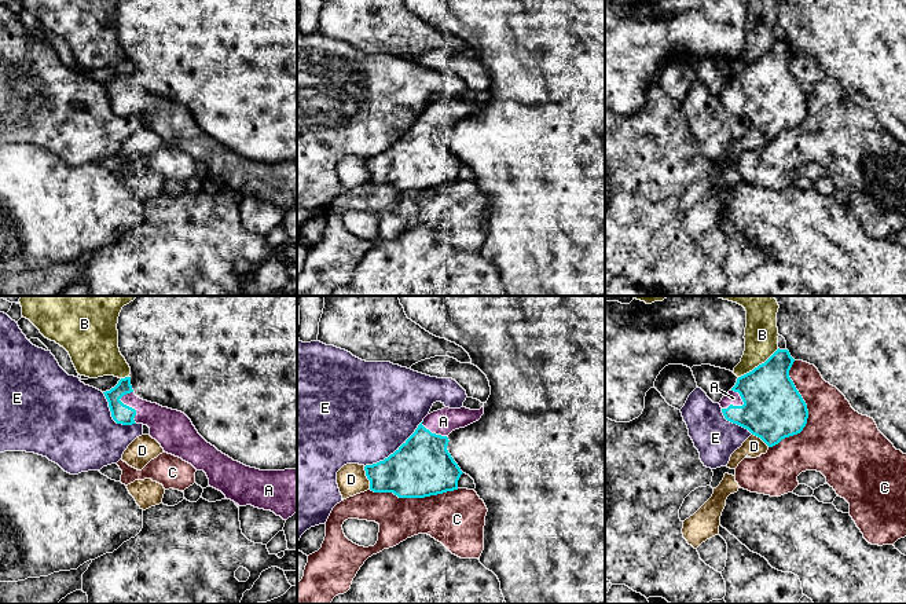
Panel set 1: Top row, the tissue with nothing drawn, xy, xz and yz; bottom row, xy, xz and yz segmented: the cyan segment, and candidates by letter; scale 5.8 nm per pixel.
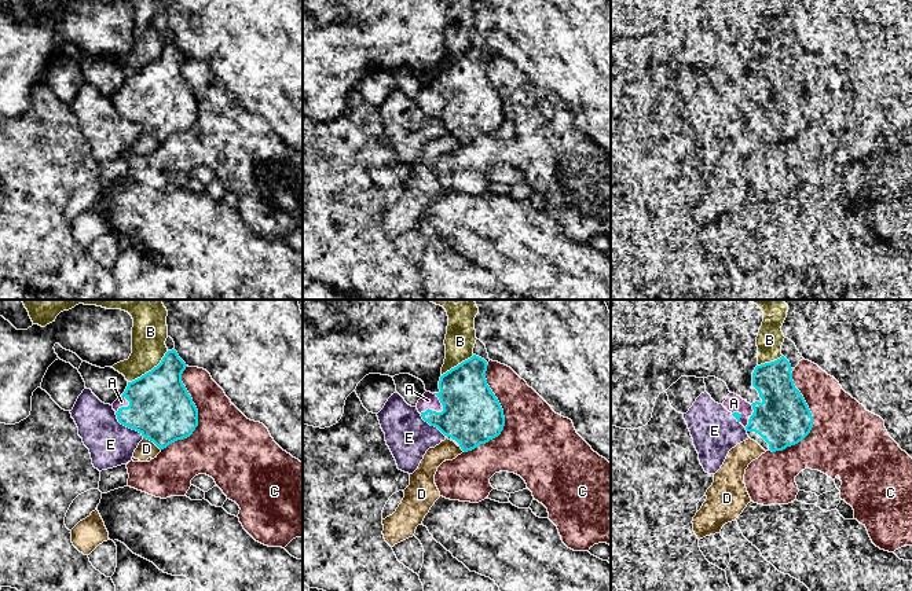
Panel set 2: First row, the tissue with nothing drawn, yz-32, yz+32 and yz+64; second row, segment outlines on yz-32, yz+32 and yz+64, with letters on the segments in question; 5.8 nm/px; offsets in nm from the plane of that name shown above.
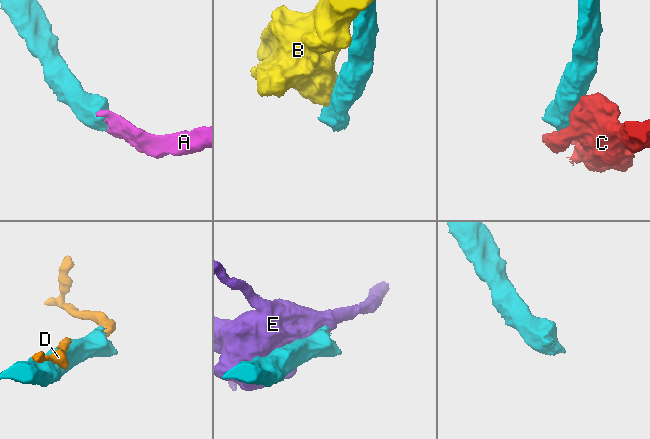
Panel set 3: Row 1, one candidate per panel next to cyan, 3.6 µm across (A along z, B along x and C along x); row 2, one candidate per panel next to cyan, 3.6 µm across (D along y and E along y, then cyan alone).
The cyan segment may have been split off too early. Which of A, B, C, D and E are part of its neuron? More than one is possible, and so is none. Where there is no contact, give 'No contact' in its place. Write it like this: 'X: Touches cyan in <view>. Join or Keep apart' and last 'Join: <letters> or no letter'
A: Touches cyan in xy. Join
B: Touches cyan in yz. Keep apart
C: Touches cyan in yz. Keep apart
D: Touches cyan in xz. Keep apart
E: Touches cyan in xz. Keep apart
Join: A

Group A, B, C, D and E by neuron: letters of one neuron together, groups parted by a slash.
A / B / C / D / E

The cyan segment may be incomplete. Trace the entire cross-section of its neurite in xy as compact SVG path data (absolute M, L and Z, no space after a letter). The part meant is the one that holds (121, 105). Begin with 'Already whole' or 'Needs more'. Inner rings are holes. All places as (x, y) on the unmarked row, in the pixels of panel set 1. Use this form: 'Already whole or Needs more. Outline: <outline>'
Needs more. Outline: M131 69L103 84L117 116L150 120L165 144L203 162L209 177L239 198L271 202L283 212L297 204L297 161L260 162L234 153L208 135L181 103L162 99L135 87Z

